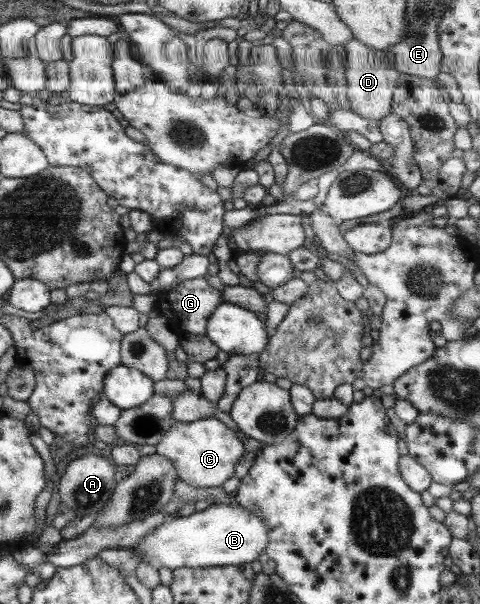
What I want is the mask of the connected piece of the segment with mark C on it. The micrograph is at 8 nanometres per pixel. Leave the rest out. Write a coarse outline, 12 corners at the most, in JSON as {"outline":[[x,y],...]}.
{"outline":[[214,418],[171,423],[155,444],[178,479],[221,487],[245,454]]}

